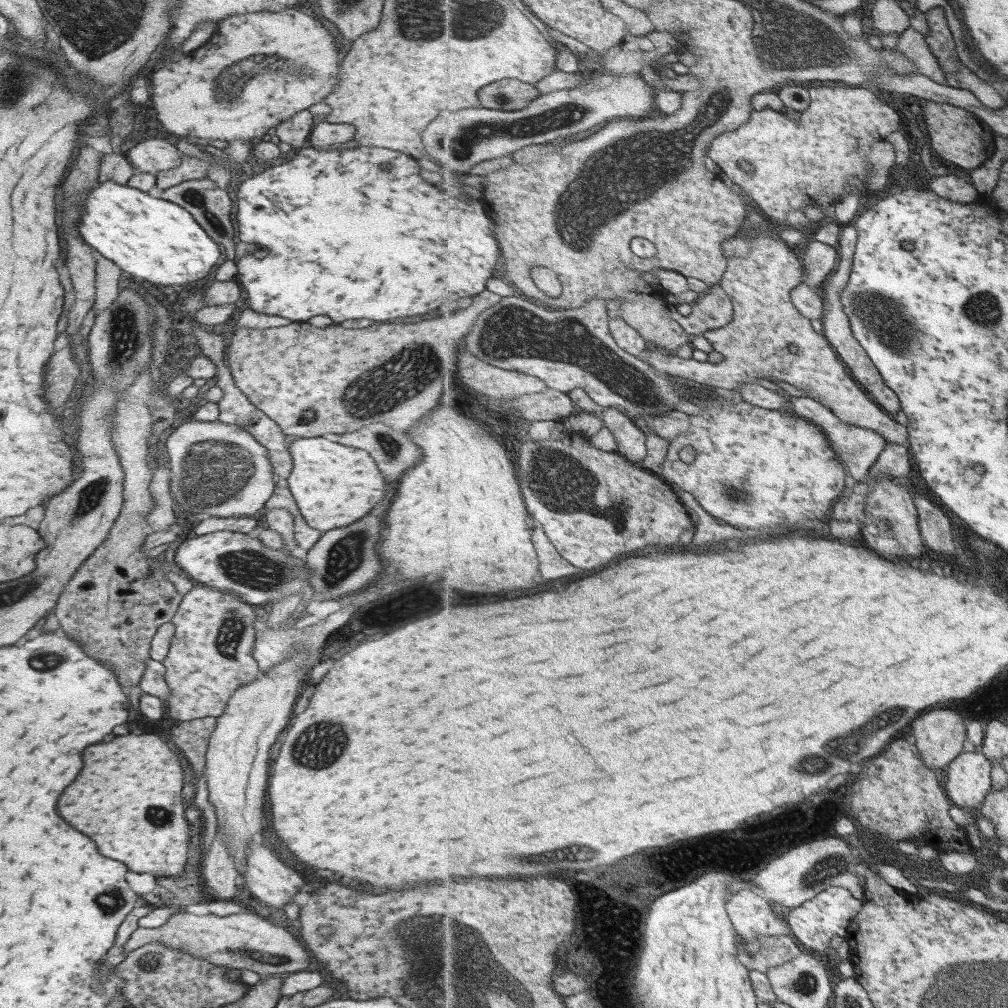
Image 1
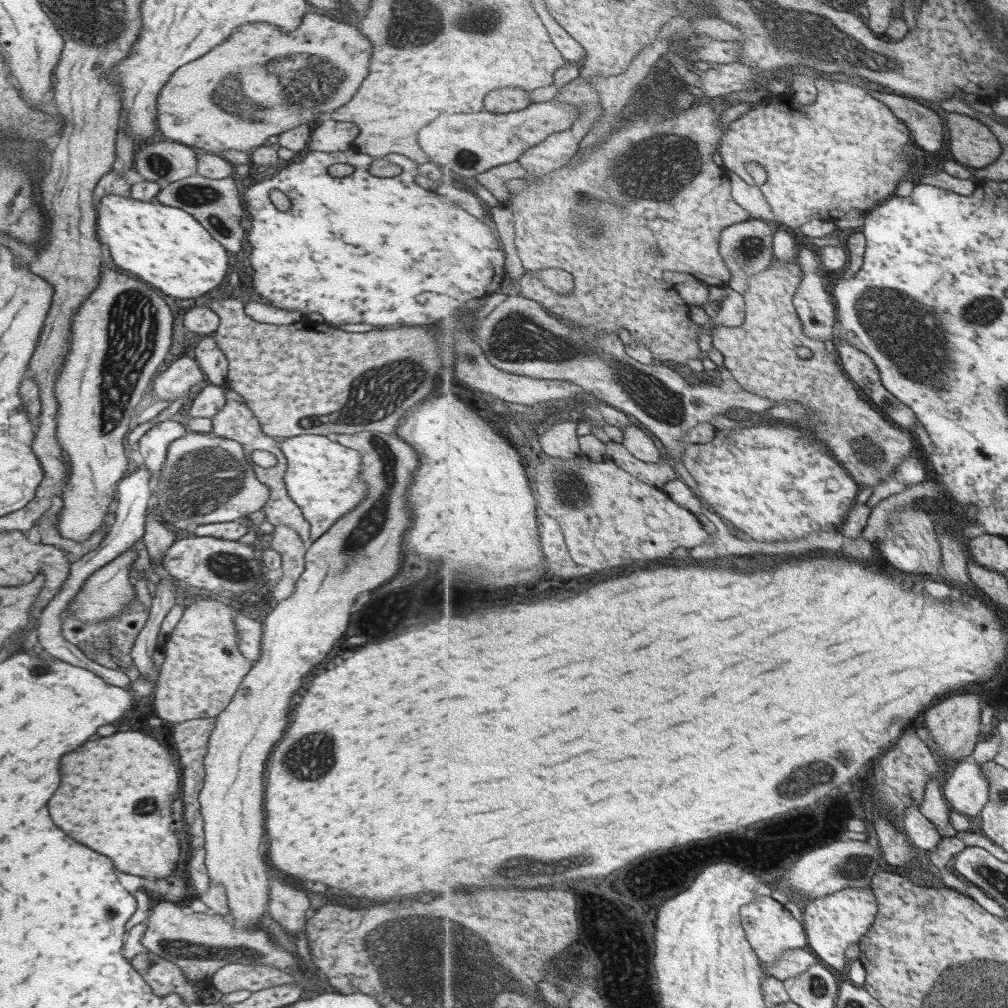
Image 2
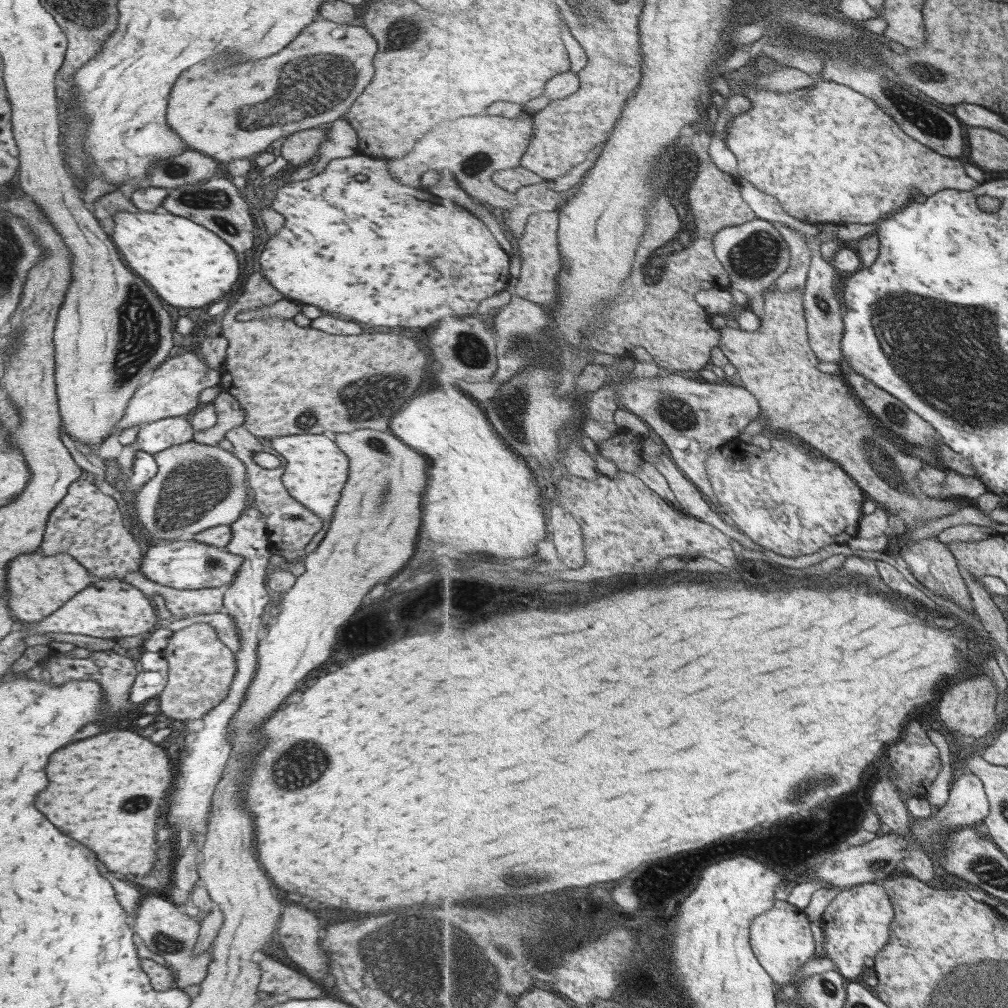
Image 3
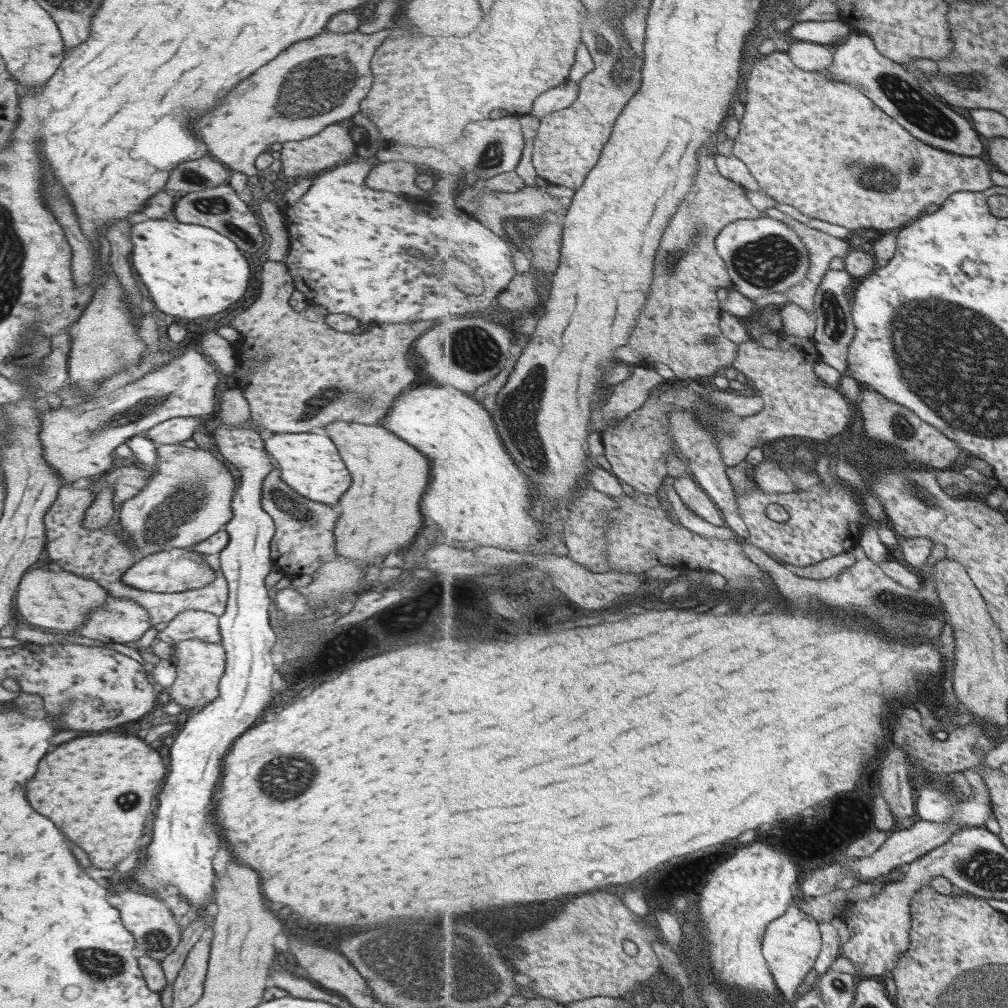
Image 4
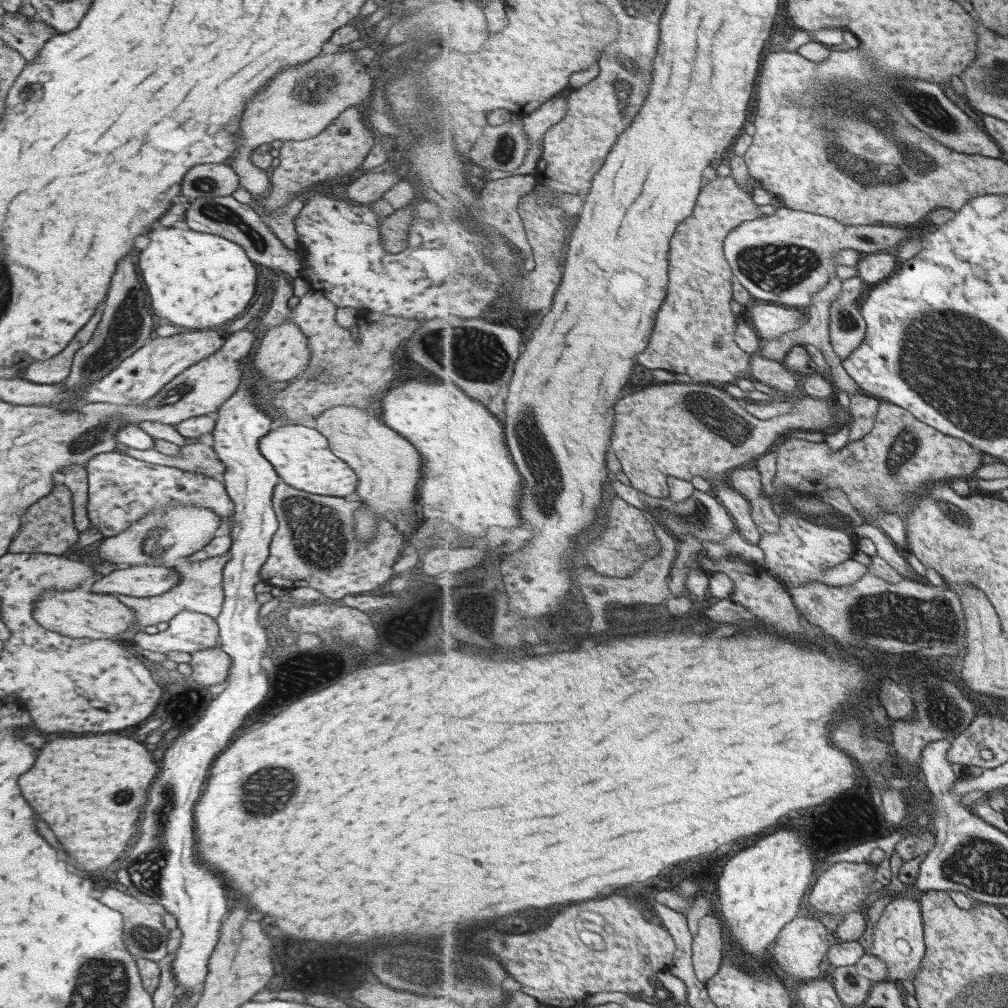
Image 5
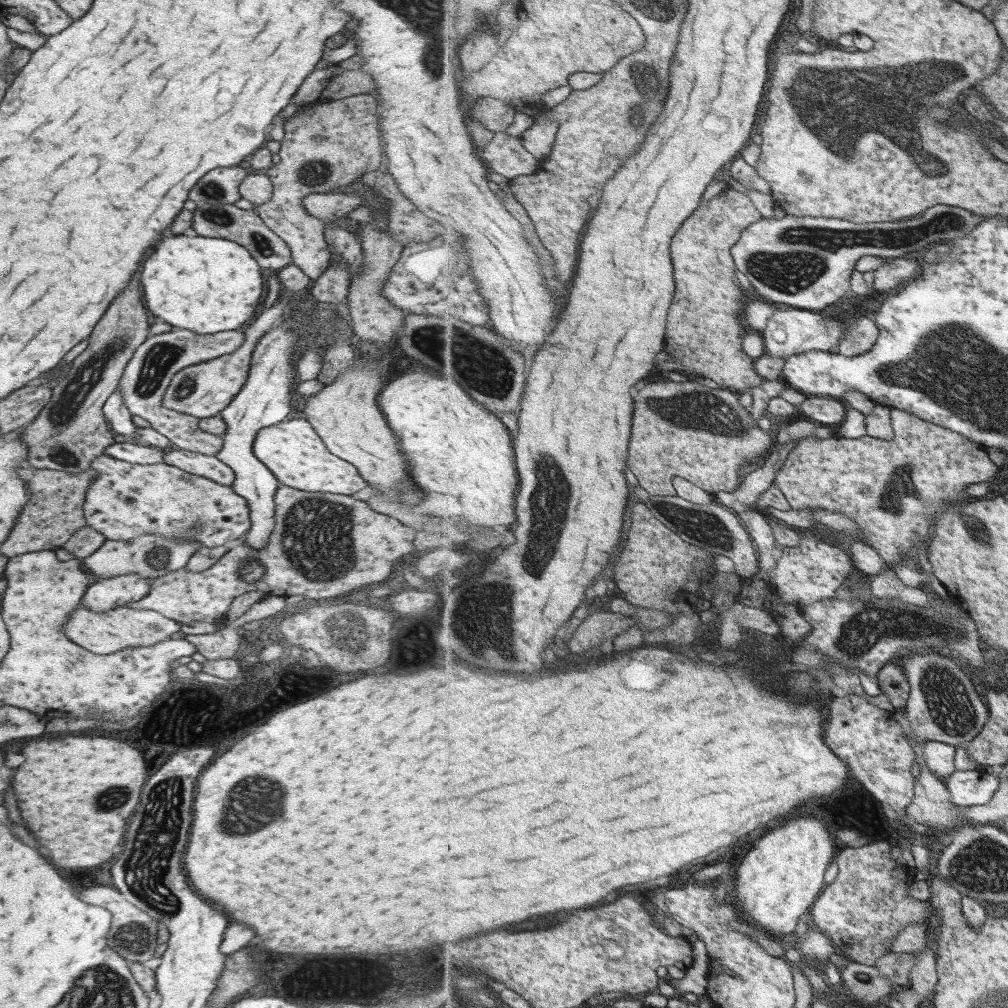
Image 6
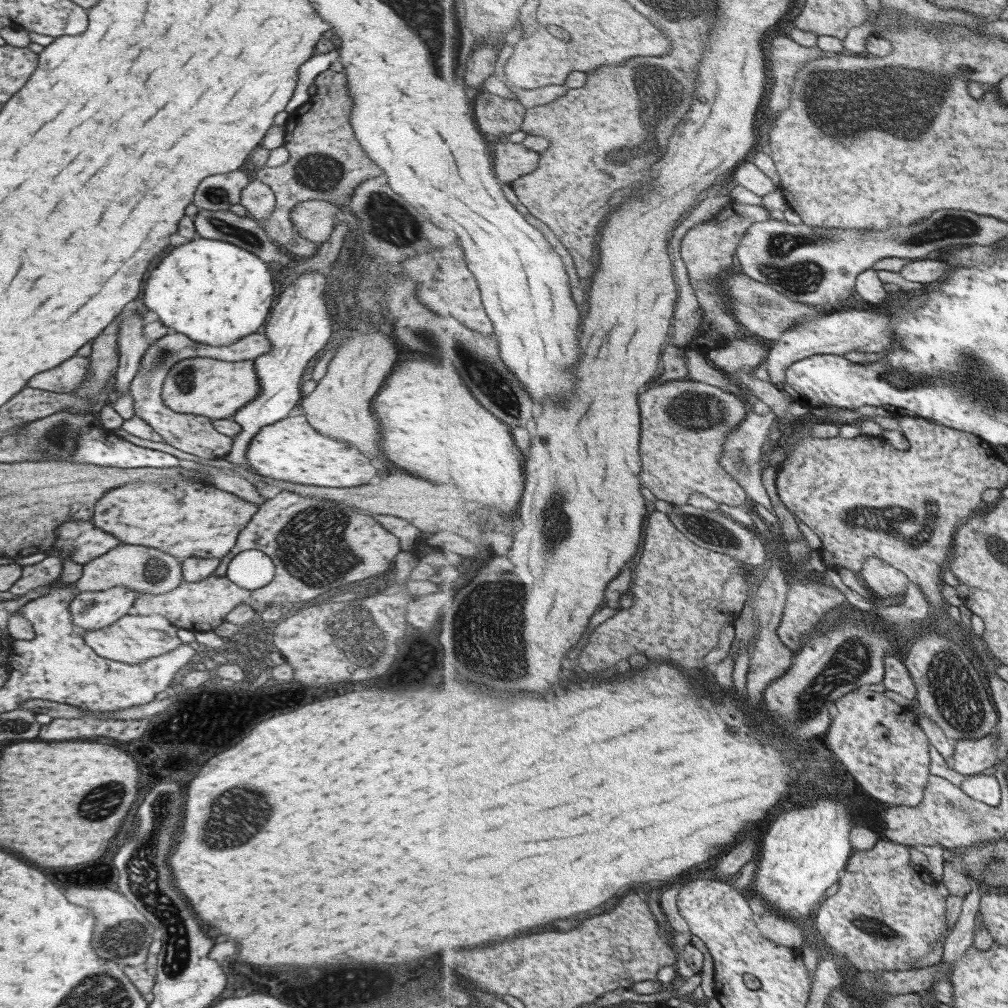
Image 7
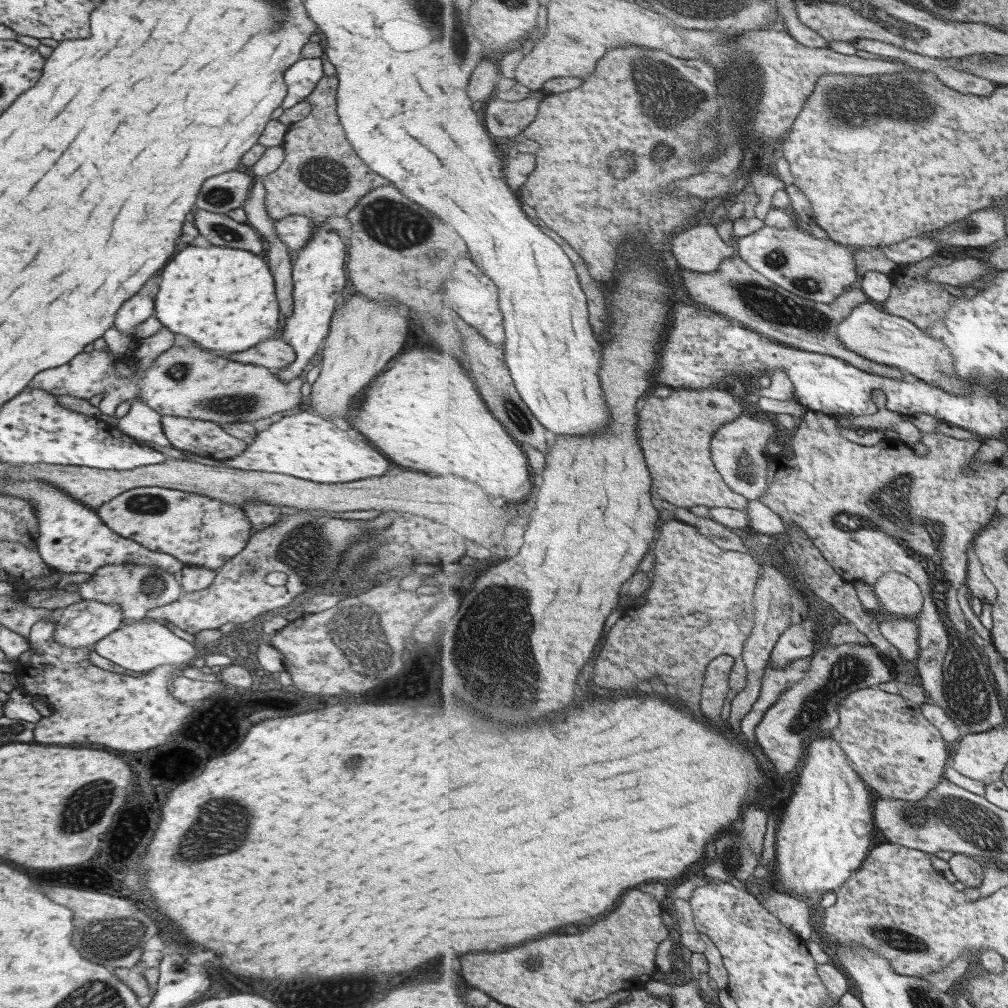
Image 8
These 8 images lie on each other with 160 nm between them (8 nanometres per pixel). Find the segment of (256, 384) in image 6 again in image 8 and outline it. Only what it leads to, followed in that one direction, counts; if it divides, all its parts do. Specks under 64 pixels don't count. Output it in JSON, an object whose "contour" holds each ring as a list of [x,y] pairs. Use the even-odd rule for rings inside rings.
{"contour":[[[317,223],[317,226],[312,228],[307,244],[299,249],[297,258],[292,260],[290,271],[291,315],[285,317],[285,327],[280,339],[295,351],[295,360],[289,366],[275,372],[275,378],[279,378],[285,384],[299,377],[305,364],[310,365],[309,360],[321,348],[321,344],[327,336],[333,312],[341,304],[343,298],[341,288],[346,282],[343,277],[346,246],[339,238],[340,236],[336,232],[324,229]]]}

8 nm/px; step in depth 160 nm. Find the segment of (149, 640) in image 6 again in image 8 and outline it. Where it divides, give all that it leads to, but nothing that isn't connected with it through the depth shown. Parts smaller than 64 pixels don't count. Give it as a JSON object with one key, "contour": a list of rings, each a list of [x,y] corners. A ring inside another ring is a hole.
{"contour":[[[151,621],[149,623],[136,622],[133,624],[121,625],[111,634],[104,636],[95,642],[91,649],[99,656],[107,658],[133,672],[145,672],[153,670],[163,664],[174,664],[184,666],[191,662],[197,655],[191,643],[177,637],[172,631],[165,627],[164,622]]]}

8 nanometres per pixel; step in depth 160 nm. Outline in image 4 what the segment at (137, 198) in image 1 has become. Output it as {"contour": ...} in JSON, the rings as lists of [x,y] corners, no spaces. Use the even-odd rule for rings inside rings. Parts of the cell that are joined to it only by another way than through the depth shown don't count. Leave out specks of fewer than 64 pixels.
{"contour":[[[166,219],[131,226],[131,264],[145,284],[157,310],[185,318],[207,318],[227,310],[247,290],[249,268],[237,246],[225,236],[197,224]]]}

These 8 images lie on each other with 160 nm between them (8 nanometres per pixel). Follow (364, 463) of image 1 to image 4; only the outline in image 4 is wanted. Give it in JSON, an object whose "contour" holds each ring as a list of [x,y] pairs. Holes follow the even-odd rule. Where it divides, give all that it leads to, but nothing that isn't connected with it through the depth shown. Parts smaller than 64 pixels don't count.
{"contour":[[[308,432],[295,434],[273,433],[264,441],[264,449],[277,460],[279,478],[297,494],[311,502],[333,507],[339,497],[349,488],[349,472],[345,470],[335,446],[328,436]]]}

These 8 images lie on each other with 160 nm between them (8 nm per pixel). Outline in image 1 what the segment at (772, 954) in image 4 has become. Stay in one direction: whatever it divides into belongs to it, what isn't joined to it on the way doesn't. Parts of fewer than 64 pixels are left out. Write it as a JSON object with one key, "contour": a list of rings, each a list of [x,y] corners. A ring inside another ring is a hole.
{"contour":[[[754,888],[732,893],[726,906],[737,932],[746,942],[753,942],[760,936],[793,935],[787,918],[779,918],[773,912],[773,905]]]}

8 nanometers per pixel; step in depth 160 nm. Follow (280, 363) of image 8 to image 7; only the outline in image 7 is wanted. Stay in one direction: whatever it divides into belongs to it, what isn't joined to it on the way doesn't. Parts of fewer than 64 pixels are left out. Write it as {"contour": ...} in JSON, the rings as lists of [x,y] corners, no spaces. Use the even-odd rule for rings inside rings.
{"contour":[[[170,331],[167,335],[162,336],[149,344],[147,350],[143,353],[140,360],[140,366],[135,373],[135,377],[131,380],[129,392],[133,399],[133,408],[135,416],[143,419],[161,438],[162,442],[199,456],[205,460],[211,458],[223,458],[230,450],[233,437],[221,434],[212,427],[212,420],[206,416],[194,414],[179,414],[169,410],[160,399],[161,386],[165,380],[166,372],[178,360],[193,357],[214,358],[225,362],[233,362],[237,360],[255,360],[264,352],[268,352],[271,348],[268,338],[264,334],[253,333],[241,338],[239,342],[228,344],[227,346],[209,346],[207,344],[195,344],[191,342],[187,336],[181,336]]]}

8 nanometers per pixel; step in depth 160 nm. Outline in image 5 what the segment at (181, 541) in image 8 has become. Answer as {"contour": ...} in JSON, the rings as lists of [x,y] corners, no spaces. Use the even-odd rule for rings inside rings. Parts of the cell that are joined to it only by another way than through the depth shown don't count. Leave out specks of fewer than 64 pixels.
{"contour":[[[121,449],[113,450],[108,453],[101,453],[91,457],[85,464],[86,469],[86,515],[99,534],[104,537],[115,536],[124,529],[133,525],[154,510],[154,508],[169,508],[172,504],[202,504],[203,508],[210,508],[219,518],[220,524],[225,524],[227,530],[231,530],[231,518],[234,504],[227,496],[224,484],[221,479],[205,477],[198,473],[179,470],[178,468],[161,466],[137,460],[125,455]]]}

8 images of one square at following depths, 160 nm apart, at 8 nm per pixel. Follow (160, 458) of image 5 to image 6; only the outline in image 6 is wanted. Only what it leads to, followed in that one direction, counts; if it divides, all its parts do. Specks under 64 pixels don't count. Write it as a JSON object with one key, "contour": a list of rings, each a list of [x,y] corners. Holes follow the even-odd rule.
{"contour":[[[170,448],[163,454],[163,463],[230,488],[234,479],[233,471],[215,455]]]}

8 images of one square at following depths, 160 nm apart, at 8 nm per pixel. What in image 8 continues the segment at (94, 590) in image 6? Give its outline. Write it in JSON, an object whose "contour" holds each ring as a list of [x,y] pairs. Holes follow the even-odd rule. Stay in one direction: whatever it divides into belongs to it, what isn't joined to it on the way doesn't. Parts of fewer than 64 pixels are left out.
{"contour":[[[82,599],[79,603],[73,603],[61,609],[54,622],[52,639],[65,648],[91,647],[95,642],[119,628],[121,619],[121,609],[116,604],[103,604],[97,600]]]}

